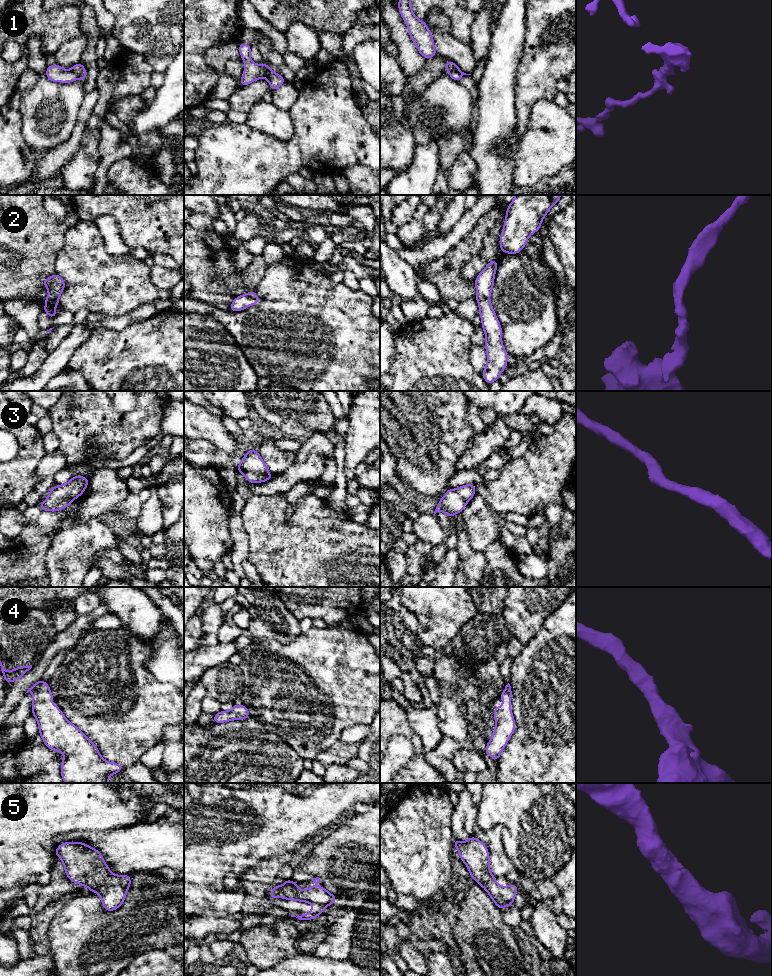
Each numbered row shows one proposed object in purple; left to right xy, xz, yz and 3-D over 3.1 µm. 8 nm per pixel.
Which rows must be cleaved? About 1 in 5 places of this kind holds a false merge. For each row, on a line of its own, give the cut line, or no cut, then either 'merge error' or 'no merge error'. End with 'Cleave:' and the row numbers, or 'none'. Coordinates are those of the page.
1: cut in xz along (258, 65), (268, 73), (268, 78); merge error
2: no cut; no merge error
3: no cut; no merge error
4: no cut; no merge error
5: no cut; no merge error
Cleave: 1

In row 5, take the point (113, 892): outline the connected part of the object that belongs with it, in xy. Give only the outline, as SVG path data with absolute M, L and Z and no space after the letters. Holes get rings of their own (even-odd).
M64 842L54 854L61 859L69 880L99 894L106 911L114 911L123 904L131 877L111 872L100 851L83 842Z

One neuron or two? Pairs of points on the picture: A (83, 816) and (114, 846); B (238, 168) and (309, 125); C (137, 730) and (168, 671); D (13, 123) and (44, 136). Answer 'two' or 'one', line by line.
A: two
B: one
C: two
D: two

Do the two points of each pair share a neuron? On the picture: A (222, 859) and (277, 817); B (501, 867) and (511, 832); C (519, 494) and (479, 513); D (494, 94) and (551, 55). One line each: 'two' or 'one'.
A: one
B: two
C: two
D: two

